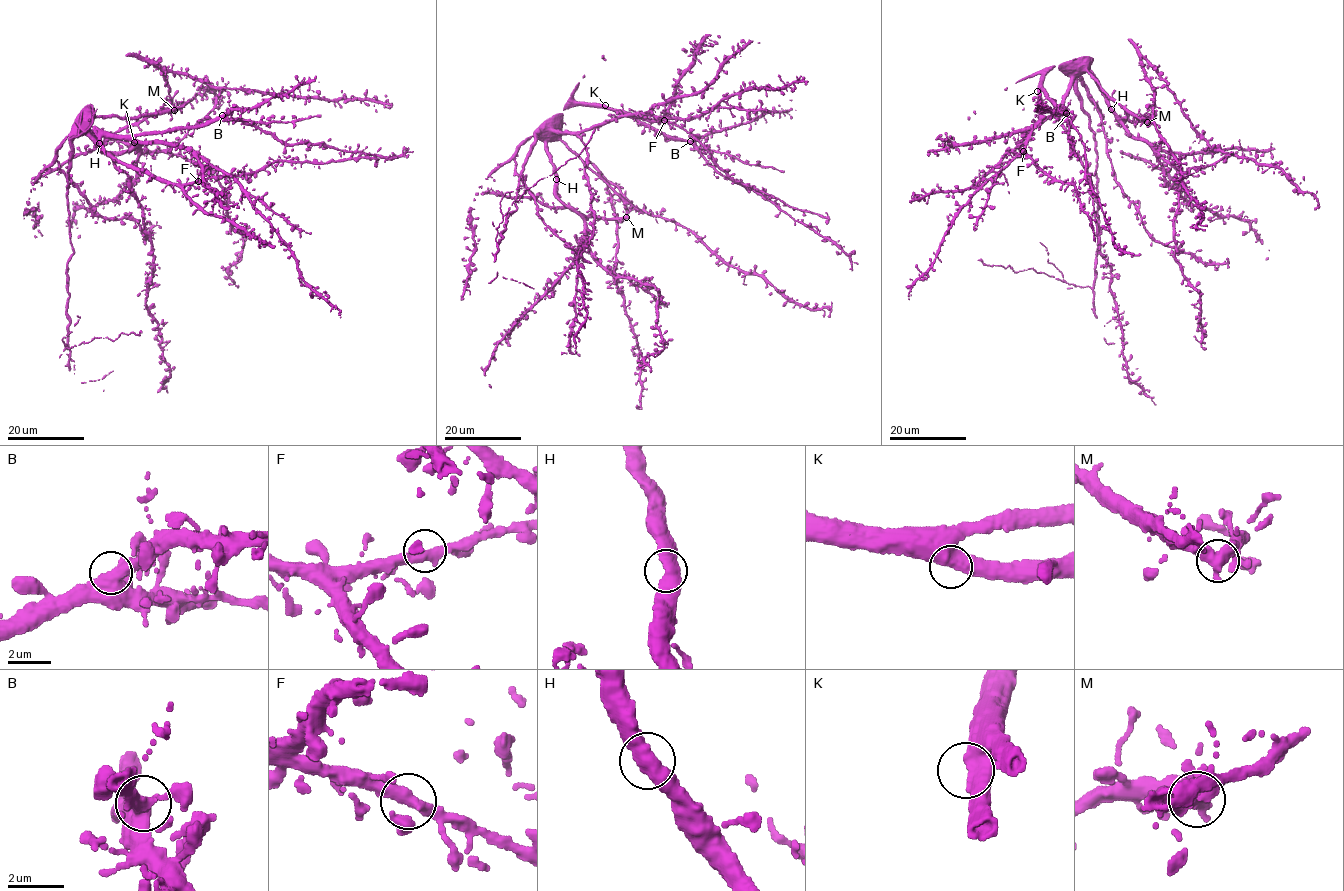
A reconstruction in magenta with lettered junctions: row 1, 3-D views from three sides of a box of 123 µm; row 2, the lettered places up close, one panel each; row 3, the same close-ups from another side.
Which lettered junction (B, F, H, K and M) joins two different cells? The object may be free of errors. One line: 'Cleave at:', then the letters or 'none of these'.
Cleave at: M

